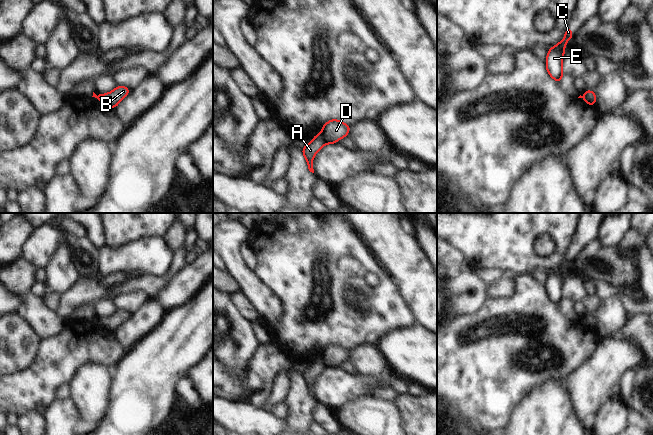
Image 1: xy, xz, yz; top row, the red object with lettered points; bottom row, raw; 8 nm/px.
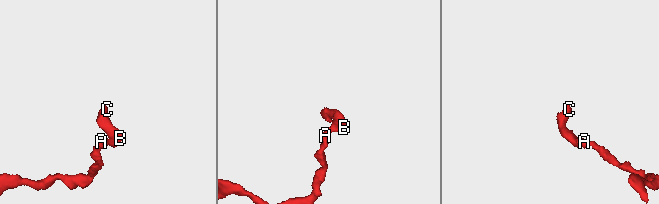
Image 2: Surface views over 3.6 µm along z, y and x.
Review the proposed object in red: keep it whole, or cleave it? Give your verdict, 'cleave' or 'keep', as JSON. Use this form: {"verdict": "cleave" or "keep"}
{"verdict": "cleave"}

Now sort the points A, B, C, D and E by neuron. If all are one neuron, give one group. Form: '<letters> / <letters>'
A / B C D E

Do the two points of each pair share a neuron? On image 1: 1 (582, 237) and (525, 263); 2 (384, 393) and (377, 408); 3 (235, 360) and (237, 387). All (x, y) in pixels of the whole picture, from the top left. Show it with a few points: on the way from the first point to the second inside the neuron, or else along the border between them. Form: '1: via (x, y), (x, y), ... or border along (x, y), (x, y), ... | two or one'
1: border along (578, 223), (568, 249) | two
2: border along (372, 396), (384, 398), (392, 402) | two
3: border along (223, 364), (235, 370), (248, 370) | two

